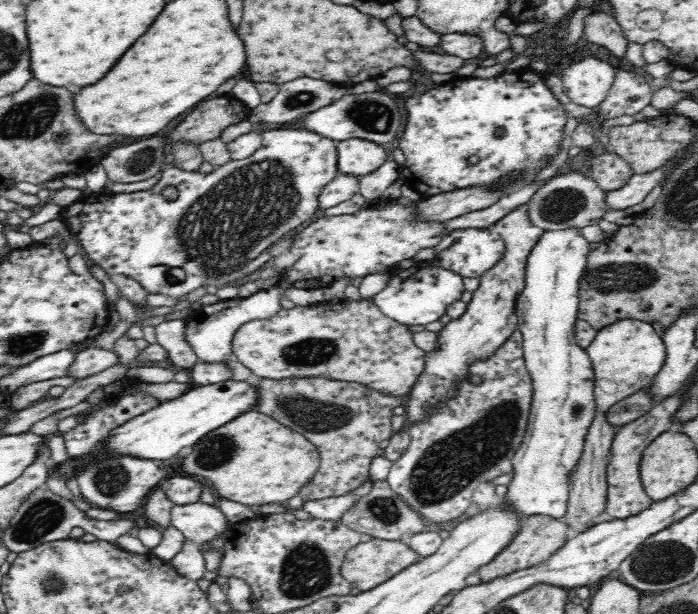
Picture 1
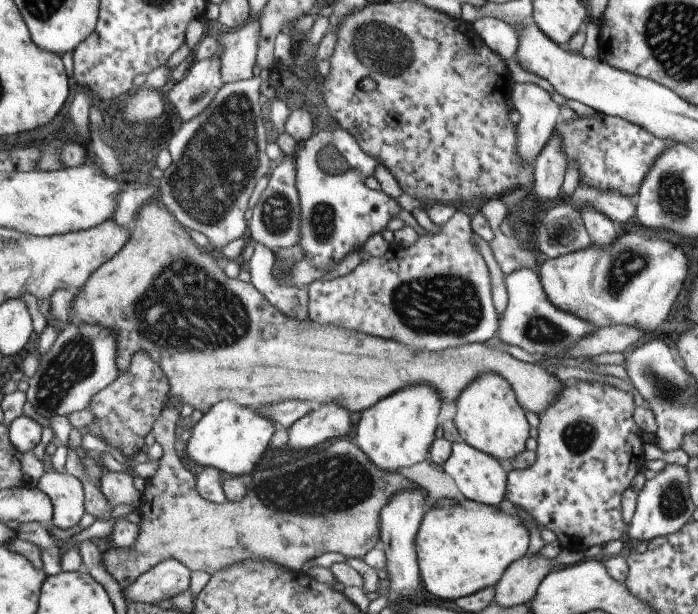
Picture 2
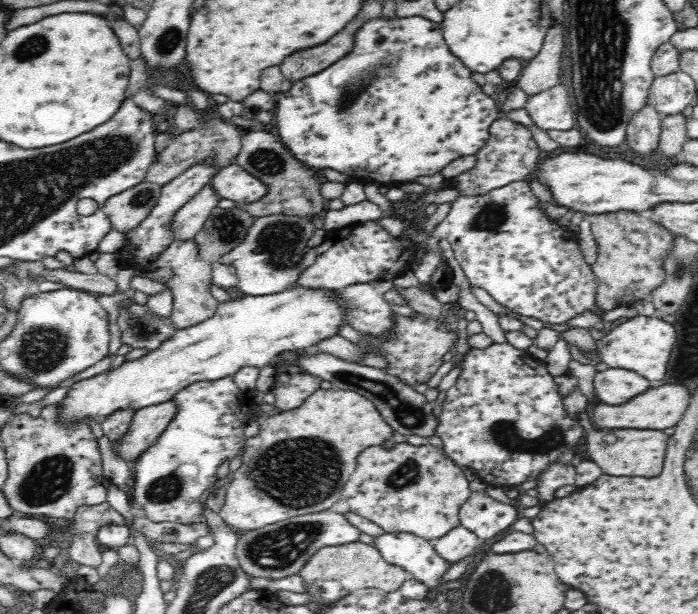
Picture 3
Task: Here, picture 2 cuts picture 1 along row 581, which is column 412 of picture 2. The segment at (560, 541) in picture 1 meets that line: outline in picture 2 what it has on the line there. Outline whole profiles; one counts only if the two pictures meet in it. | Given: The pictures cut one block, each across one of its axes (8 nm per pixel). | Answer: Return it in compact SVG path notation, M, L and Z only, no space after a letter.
M177 398L167 399L151 426L151 436L161 446L162 454L159 466L153 476L146 480L137 504L140 522L136 524L135 540L125 548L112 546L101 552L101 562L119 586L121 594L131 582L135 582L141 572L146 573L152 566L167 559L175 559L189 571L201 570L209 576L245 560L269 560L281 568L299 572L305 562L324 552L337 552L345 558L362 559L379 541L379 512L387 504L387 500L399 490L417 488L414 482L405 480L397 471L385 472L373 466L353 442L342 437L323 450L305 453L302 458L282 465L261 470L253 468L249 475L239 478L245 486L245 496L241 500L213 504L201 498L195 488L195 476L185 470L179 459L180 454L173 449L175 422L179 418L181 406L183 404L179 404Z

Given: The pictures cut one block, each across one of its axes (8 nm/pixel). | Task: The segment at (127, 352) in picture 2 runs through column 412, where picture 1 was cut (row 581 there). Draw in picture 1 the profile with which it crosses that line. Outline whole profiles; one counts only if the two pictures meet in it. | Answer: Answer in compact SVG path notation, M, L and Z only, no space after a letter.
M373 538L368 542L357 544L348 550L341 564L340 573L352 587L364 592L378 586L378 584L382 584L396 573L403 571L407 566L416 564L422 559L423 556L421 554L418 554L399 540Z

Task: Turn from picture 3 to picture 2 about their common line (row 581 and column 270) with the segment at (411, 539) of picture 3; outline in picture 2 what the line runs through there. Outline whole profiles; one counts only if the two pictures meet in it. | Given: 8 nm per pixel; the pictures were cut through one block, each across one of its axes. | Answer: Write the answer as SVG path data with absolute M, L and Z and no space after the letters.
M219 401L202 414L189 431L190 438L183 450L189 460L203 468L213 466L223 476L241 478L249 475L257 460L263 456L275 428L269 418L255 414L253 409L235 402Z

